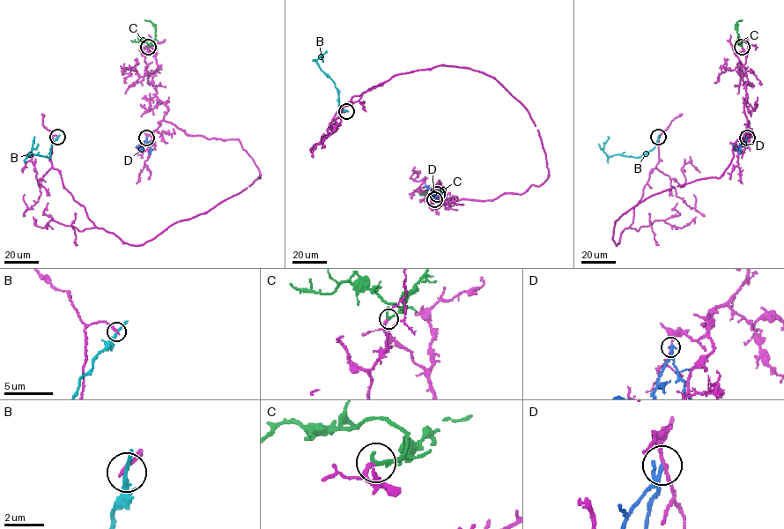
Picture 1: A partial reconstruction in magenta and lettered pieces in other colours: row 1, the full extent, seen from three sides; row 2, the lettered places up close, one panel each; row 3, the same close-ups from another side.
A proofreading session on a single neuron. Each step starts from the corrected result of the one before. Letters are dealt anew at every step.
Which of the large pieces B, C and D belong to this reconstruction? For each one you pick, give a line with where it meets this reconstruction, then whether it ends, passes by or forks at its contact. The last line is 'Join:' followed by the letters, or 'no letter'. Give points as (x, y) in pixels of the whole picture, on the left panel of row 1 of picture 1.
C: (148, 47) | it passes by
Join: C

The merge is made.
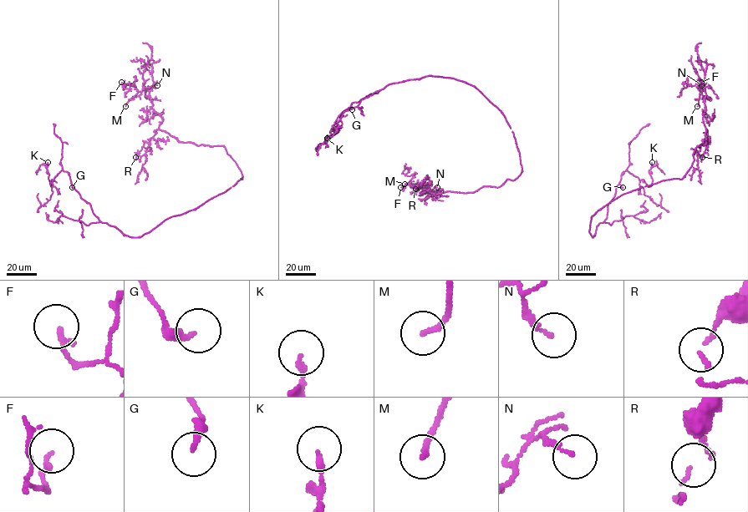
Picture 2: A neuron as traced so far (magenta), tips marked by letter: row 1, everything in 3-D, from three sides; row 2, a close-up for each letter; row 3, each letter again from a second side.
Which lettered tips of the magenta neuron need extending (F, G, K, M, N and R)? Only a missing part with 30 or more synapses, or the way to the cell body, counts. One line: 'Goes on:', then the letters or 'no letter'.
Goes on: M

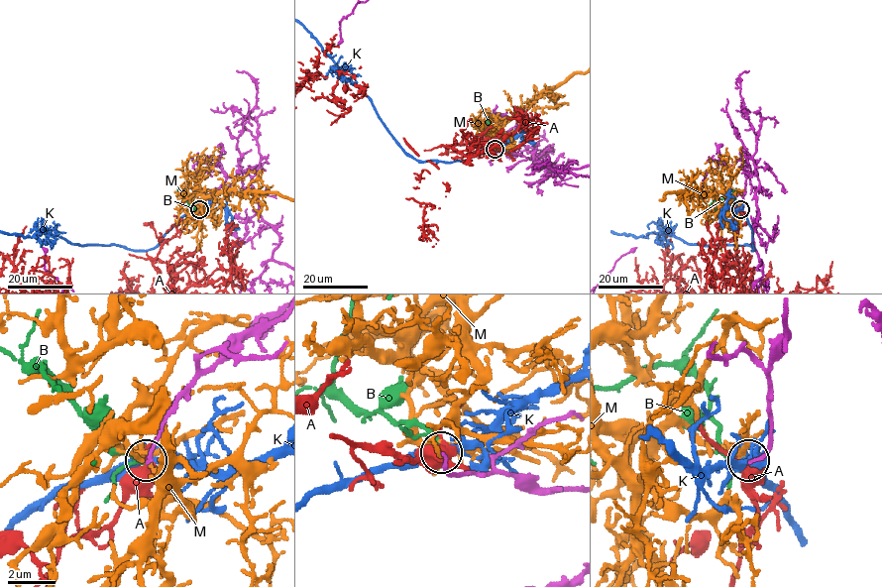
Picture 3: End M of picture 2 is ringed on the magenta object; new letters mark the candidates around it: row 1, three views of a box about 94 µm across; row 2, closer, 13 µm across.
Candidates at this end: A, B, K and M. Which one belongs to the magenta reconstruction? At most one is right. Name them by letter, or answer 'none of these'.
B

